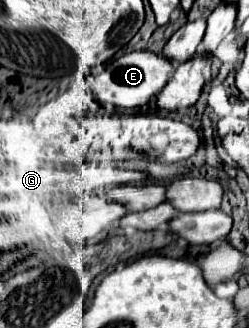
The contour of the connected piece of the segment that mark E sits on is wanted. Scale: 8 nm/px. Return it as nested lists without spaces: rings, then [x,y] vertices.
[[[130,52],[120,56],[118,60],[110,62],[108,68],[96,76],[94,80],[94,94],[98,96],[100,102],[108,102],[120,108],[136,108],[136,106],[144,106],[150,102],[152,96],[156,96],[162,86],[166,86],[170,74],[174,72],[174,66],[168,58],[164,58],[162,54],[156,52]]]

